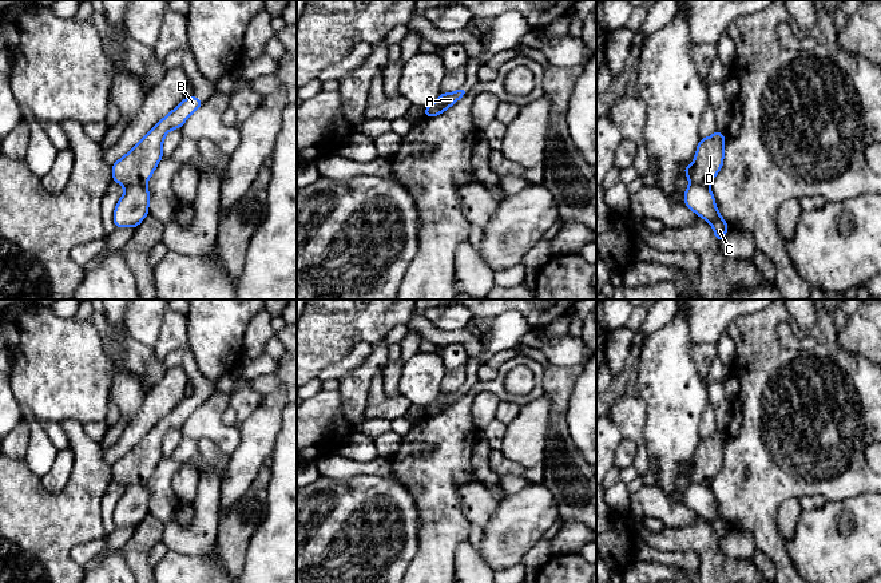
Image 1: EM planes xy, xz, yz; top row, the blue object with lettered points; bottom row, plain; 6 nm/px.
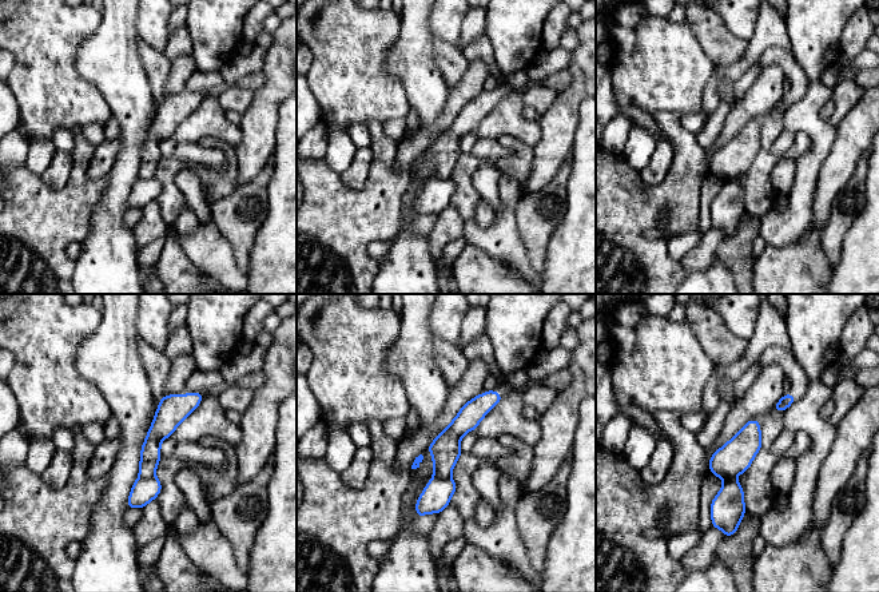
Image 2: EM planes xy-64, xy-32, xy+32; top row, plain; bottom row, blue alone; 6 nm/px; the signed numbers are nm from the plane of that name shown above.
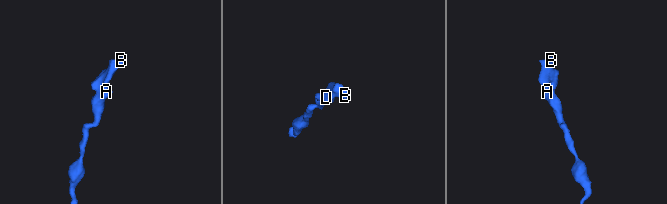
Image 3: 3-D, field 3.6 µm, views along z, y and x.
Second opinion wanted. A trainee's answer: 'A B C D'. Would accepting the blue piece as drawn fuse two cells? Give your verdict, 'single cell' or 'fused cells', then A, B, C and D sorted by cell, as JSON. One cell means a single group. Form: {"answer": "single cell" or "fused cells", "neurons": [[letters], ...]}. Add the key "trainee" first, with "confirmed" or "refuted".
{"trainee": "refuted", "answer": "fused cells", "neurons": [["A", "C"], ["B", "D"]]}

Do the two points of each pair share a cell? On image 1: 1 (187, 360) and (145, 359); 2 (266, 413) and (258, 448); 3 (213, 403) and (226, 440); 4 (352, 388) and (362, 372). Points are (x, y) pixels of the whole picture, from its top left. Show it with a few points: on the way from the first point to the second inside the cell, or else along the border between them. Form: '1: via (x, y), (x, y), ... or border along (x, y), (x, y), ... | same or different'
1: via (177, 360), (155, 364) | same
2: via (266, 421), (258, 432), (258, 440) | same
3: via (213, 412), (213, 425), (218, 431) | same
4: via (356, 384), (362, 376) | same

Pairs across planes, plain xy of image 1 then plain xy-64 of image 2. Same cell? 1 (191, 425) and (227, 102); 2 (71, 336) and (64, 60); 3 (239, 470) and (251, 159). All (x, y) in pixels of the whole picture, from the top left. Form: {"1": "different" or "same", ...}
{"1": "different", "2": "same", "3": "same"}

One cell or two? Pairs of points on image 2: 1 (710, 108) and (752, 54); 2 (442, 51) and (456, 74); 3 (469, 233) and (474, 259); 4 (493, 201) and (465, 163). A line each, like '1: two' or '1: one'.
1: one
2: one
3: two
4: two

